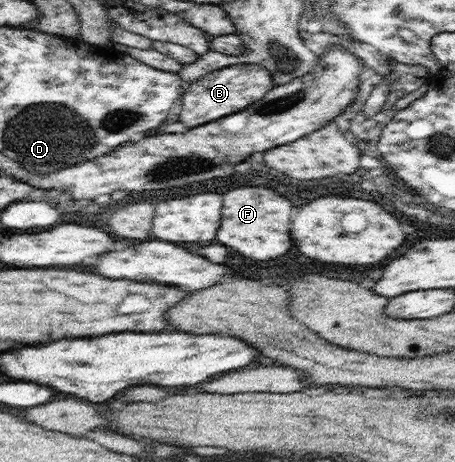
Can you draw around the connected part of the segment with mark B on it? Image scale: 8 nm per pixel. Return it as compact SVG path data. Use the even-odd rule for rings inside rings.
M245 63L215 70L186 84L181 94L181 111L178 120L189 128L207 124L227 114L239 112L253 102L258 102L274 86L275 82L269 70L257 64Z

